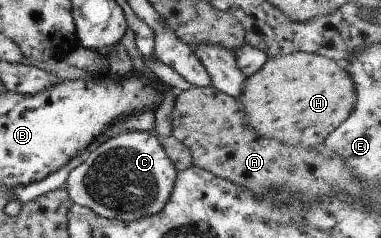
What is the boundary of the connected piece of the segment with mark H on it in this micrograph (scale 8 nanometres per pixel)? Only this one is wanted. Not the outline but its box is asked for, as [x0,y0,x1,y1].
[237,51,356,148]

